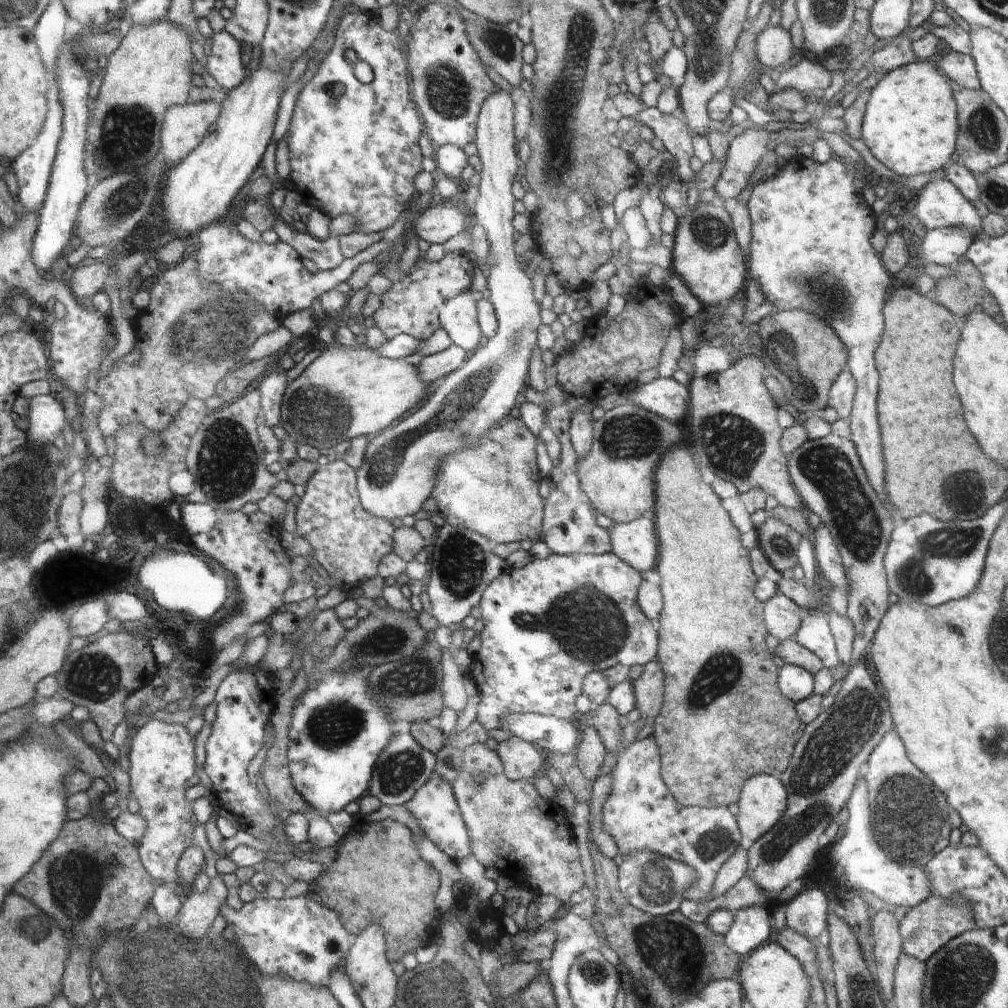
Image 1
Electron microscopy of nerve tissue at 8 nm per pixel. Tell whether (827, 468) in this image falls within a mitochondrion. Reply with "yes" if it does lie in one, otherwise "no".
yes

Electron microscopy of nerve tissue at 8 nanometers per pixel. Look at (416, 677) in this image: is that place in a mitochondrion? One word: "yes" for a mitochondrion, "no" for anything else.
yes

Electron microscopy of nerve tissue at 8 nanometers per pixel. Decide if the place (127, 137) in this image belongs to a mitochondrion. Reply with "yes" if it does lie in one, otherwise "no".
yes

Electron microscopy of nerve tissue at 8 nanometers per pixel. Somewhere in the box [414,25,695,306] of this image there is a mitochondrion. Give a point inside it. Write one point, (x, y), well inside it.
(447, 92)

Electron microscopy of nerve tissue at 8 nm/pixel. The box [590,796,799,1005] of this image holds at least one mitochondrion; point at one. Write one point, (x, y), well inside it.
(674, 953)

